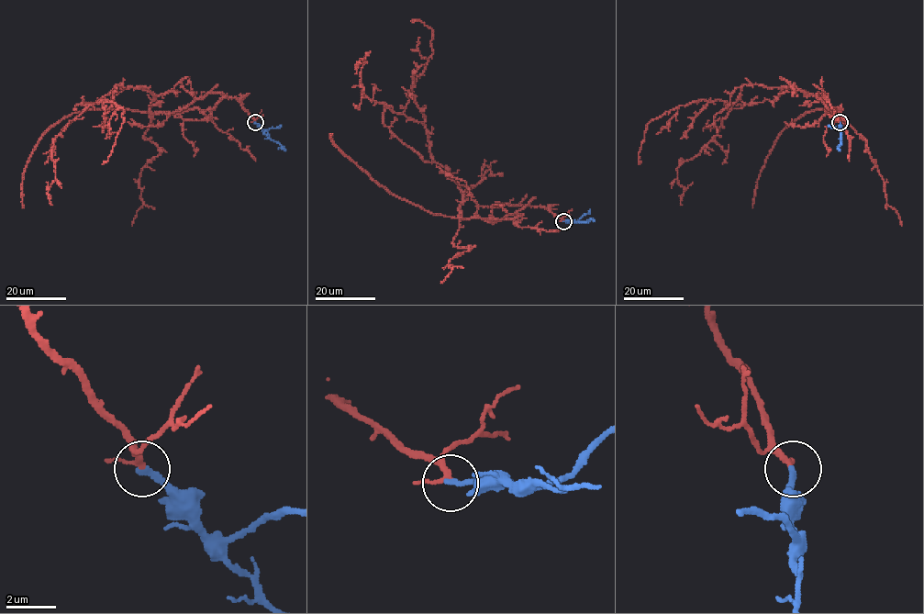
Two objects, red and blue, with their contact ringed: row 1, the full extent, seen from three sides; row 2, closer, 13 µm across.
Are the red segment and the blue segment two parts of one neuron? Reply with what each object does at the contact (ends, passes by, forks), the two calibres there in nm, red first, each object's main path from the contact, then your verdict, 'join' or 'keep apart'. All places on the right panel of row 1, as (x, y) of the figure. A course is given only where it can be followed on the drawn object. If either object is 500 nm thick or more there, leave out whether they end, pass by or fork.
red passes by | blue ends | 180/240 nm | red via (840, 122), (824, 92), (837, 116), (797, 88), (745, 83), (734, 103), (652, 119), (640, 164) | blue via (840, 122), (840, 150) | join

